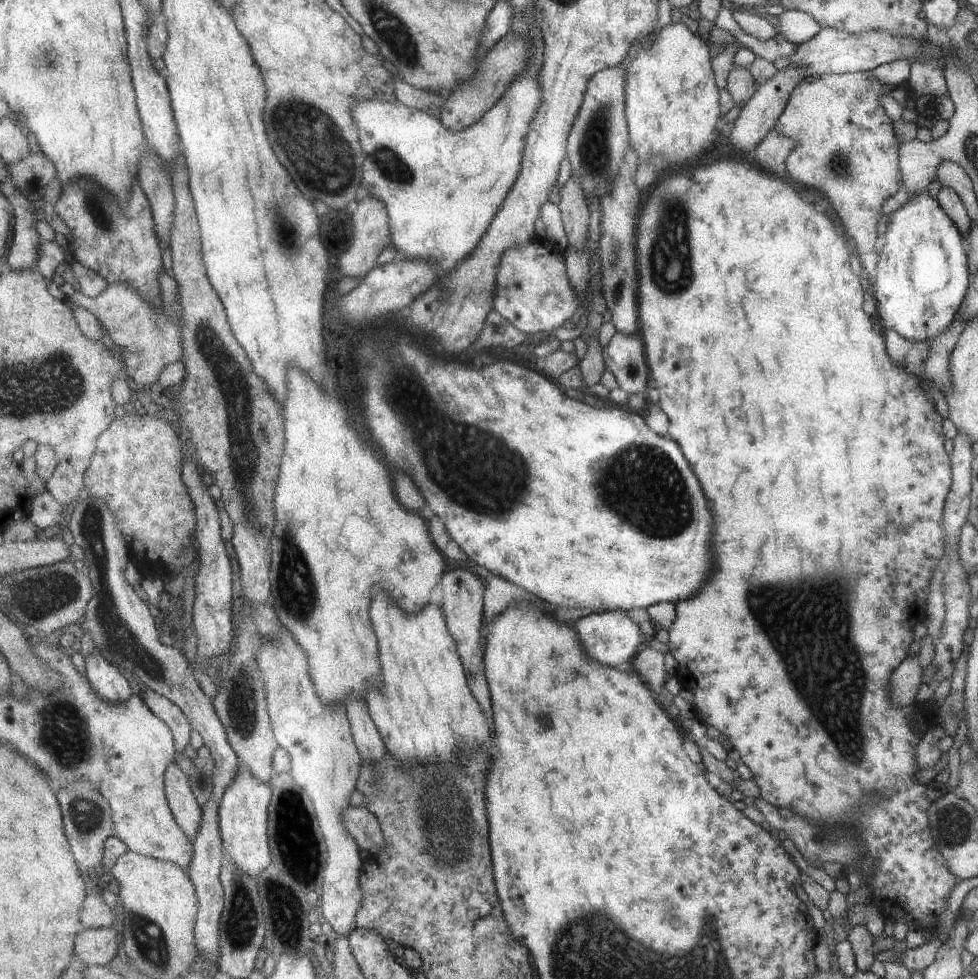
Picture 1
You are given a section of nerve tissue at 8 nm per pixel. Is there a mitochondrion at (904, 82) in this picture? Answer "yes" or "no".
no

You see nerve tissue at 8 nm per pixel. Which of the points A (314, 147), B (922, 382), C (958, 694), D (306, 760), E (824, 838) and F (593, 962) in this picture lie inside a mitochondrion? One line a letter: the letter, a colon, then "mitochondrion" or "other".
A: mitochondrion
B: other
C: other
D: other
E: mitochondrion
F: mitochondrion

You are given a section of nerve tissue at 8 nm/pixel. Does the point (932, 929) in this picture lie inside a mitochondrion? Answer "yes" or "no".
no

